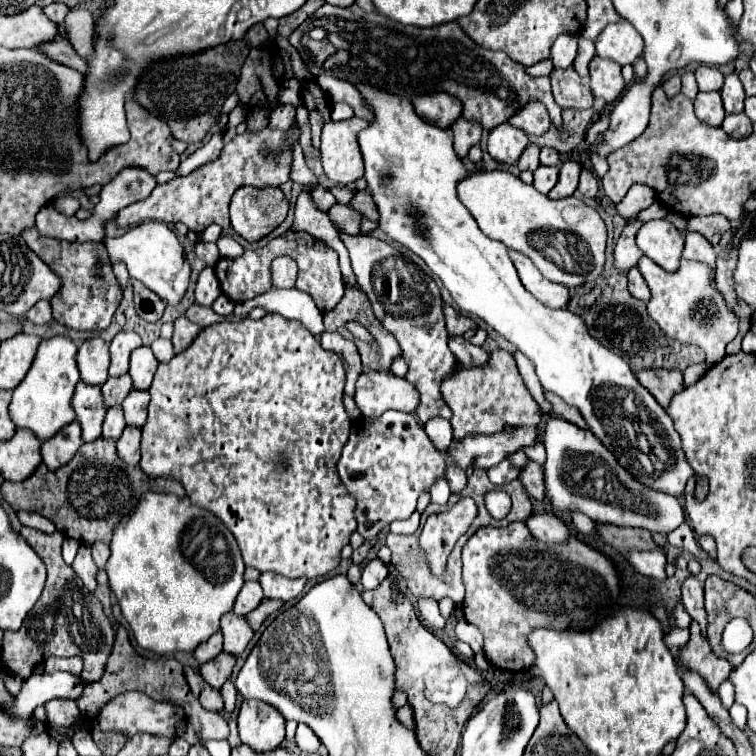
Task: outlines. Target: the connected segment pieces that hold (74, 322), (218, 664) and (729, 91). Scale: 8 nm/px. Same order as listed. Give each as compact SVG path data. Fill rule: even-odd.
M35 228L25 230L25 234L21 234L21 238L61 278L59 292L49 300L53 306L53 318L59 324L75 328L75 330L103 330L103 328L107 328L115 308L121 302L121 288L111 272L111 264L105 254L103 242L77 244L77 242L45 238ZM99 258L103 260L103 272L101 272L101 278L95 278L93 268Z
M221 652L217 658L203 664L203 668L199 668L199 672L203 674L205 682L209 682L213 688L219 690L225 684L225 680L229 680L233 666L235 666L235 656Z
M737 74L725 76L725 84L721 88L721 98L723 98L723 106L725 106L727 114L739 114L739 112L743 112L745 92L743 92L743 86L741 86Z

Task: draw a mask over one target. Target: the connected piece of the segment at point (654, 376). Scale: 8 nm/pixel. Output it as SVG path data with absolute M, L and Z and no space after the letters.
M641 370L637 380L655 396L655 400L667 408L671 398L685 388L681 370Z

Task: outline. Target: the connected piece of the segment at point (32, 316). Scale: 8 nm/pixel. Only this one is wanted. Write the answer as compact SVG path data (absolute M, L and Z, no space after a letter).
M41 300L37 302L29 312L27 312L27 318L35 324L45 324L51 320L51 306L47 300Z

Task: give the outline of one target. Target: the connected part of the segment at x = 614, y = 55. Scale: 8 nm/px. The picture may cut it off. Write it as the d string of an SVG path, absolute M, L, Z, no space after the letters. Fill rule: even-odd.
M629 22L609 24L595 40L597 56L615 60L617 64L633 64L643 52L643 38Z

